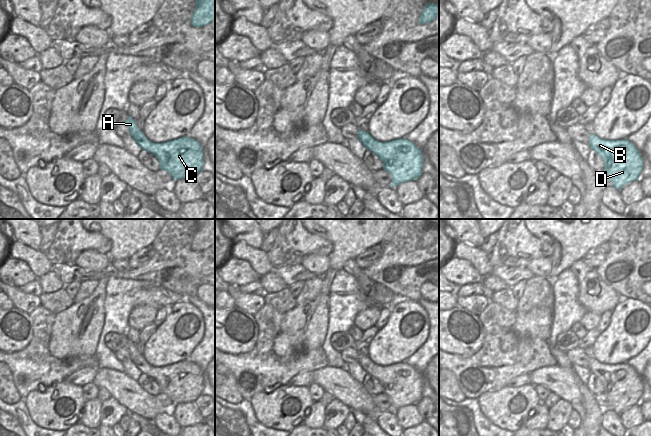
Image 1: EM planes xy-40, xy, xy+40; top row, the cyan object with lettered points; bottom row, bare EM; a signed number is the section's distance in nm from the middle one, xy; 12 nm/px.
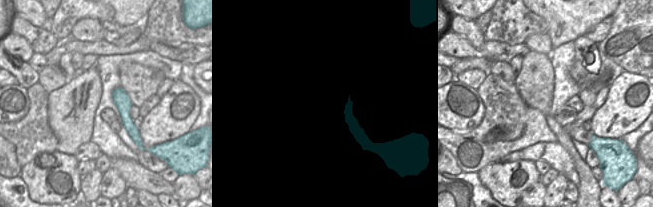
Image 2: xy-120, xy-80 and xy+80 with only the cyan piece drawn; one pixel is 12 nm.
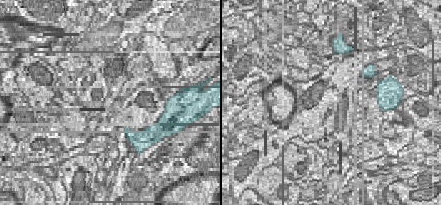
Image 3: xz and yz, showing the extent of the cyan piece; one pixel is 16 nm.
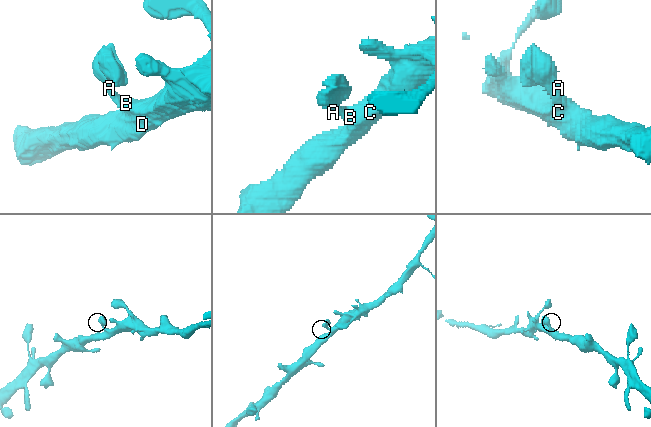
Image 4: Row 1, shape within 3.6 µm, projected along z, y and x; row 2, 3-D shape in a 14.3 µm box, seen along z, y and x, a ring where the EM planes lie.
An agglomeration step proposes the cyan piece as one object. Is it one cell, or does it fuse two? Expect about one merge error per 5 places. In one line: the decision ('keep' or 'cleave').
keep

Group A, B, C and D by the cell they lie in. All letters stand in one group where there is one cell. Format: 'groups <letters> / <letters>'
groups A B C D

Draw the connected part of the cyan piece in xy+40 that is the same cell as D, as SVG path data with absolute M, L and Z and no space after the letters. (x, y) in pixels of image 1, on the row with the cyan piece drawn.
M590 134L588 145L603 159L604 170L607 171L611 186L618 191L625 185L639 180L643 158L629 140L603 140Z

